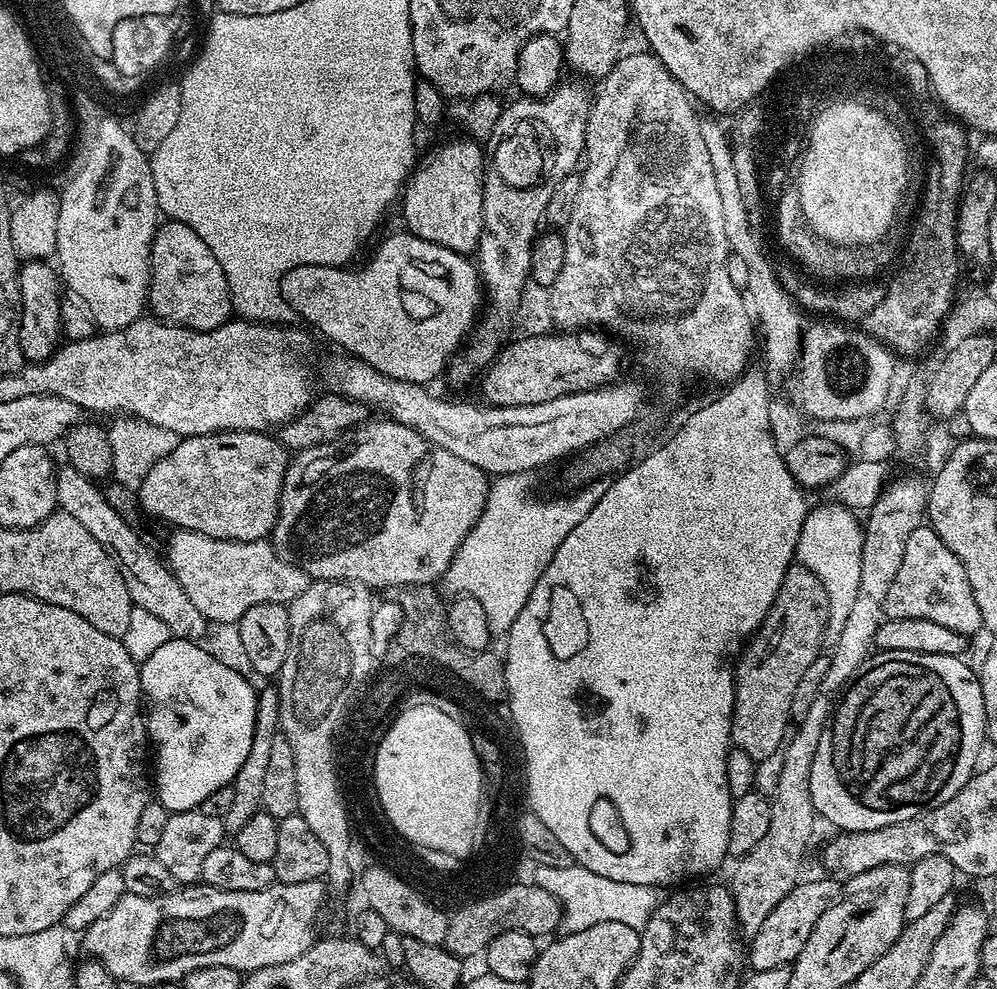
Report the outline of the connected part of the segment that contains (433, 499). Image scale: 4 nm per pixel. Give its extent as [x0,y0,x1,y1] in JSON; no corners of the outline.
[270,419,490,590]

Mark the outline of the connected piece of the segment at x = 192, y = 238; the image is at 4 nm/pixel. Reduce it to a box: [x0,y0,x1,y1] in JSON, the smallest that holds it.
[147,219,233,332]

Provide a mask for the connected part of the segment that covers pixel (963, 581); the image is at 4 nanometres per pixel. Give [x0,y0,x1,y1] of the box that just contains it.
[884,526,981,638]

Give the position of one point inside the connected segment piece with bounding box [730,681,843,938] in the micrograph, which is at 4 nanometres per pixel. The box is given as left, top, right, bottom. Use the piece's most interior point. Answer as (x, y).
(763, 876)

